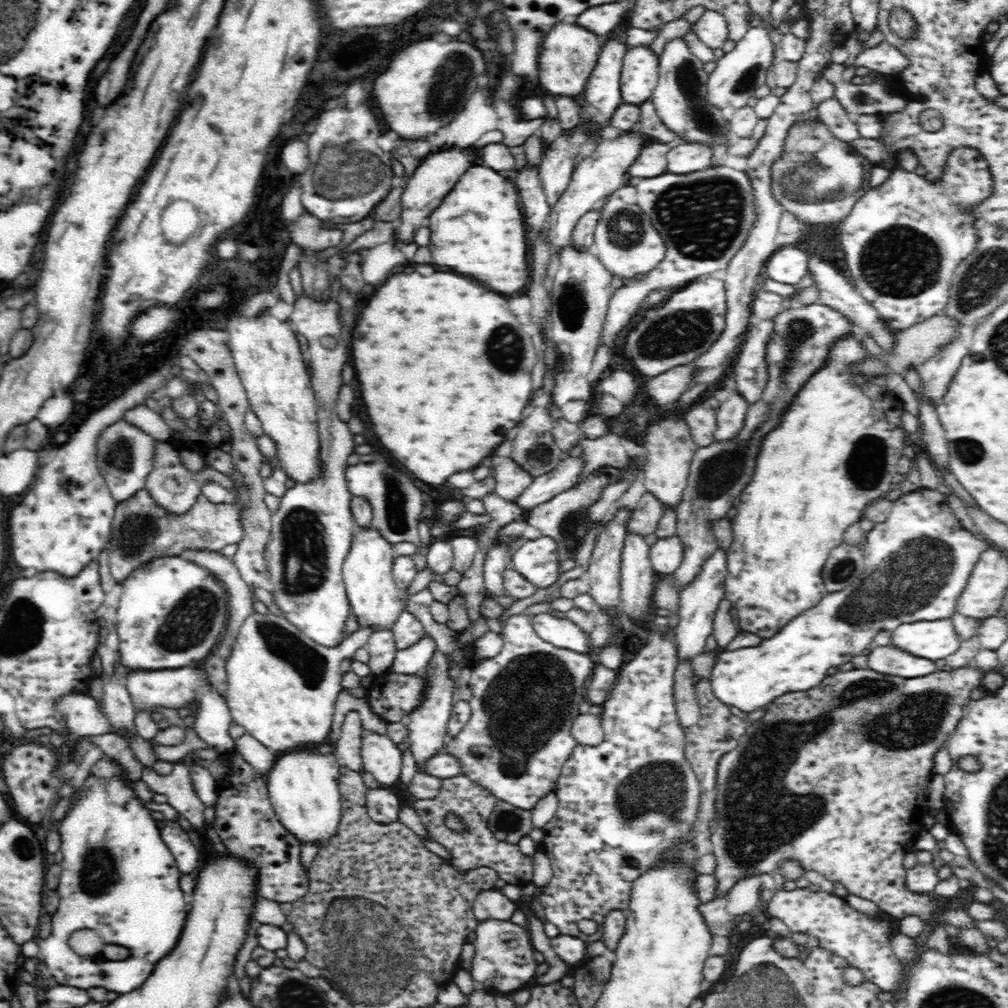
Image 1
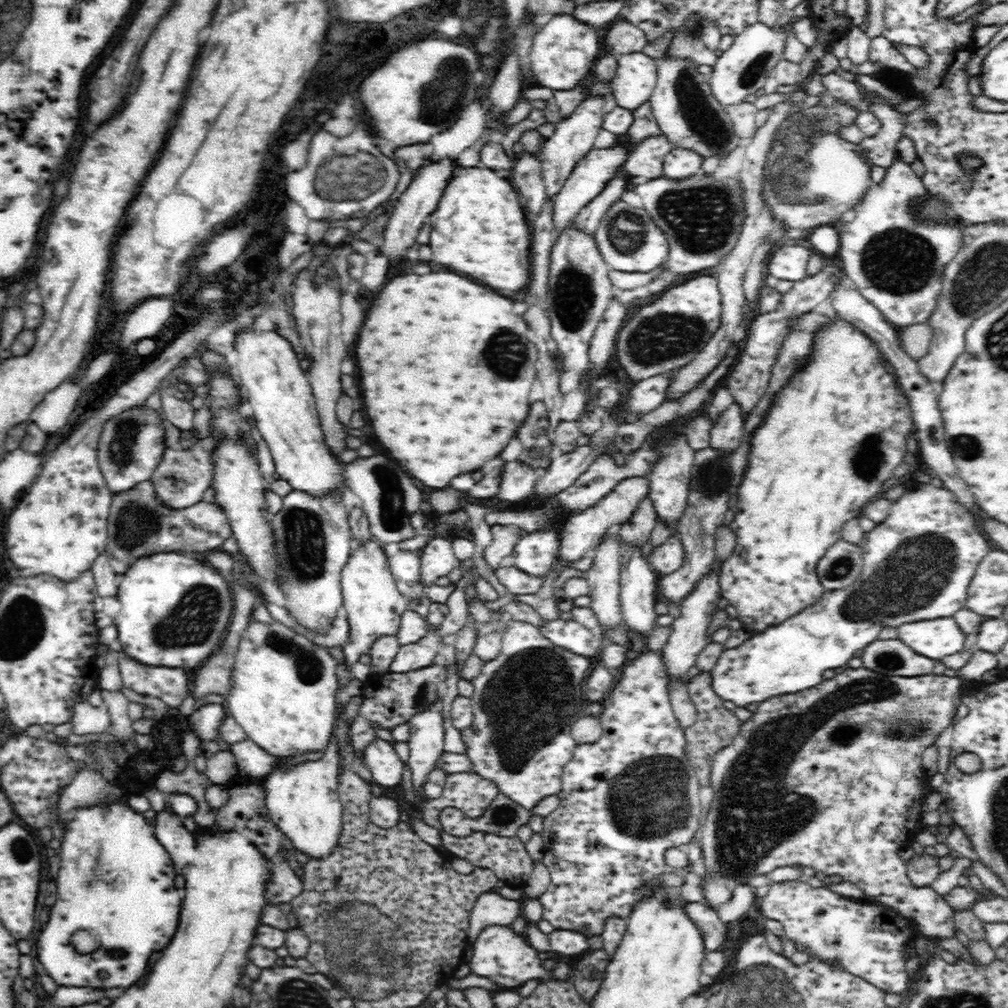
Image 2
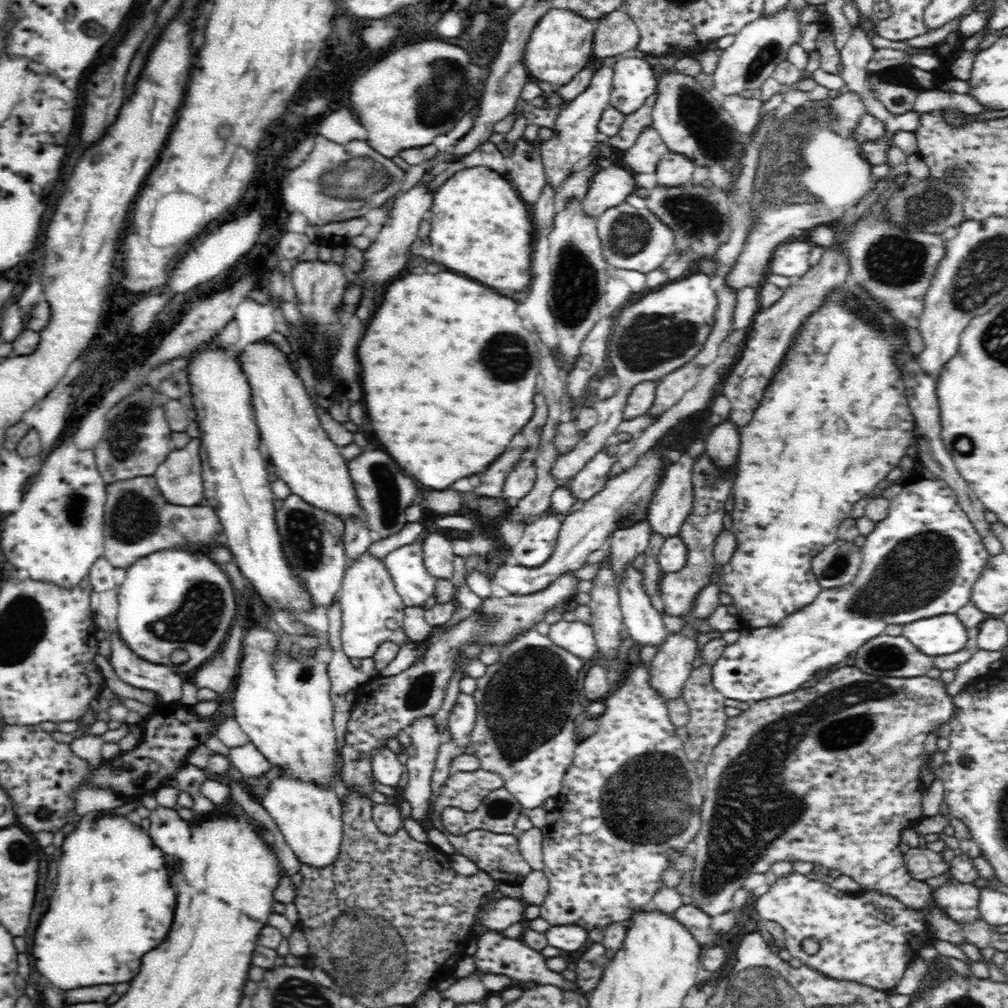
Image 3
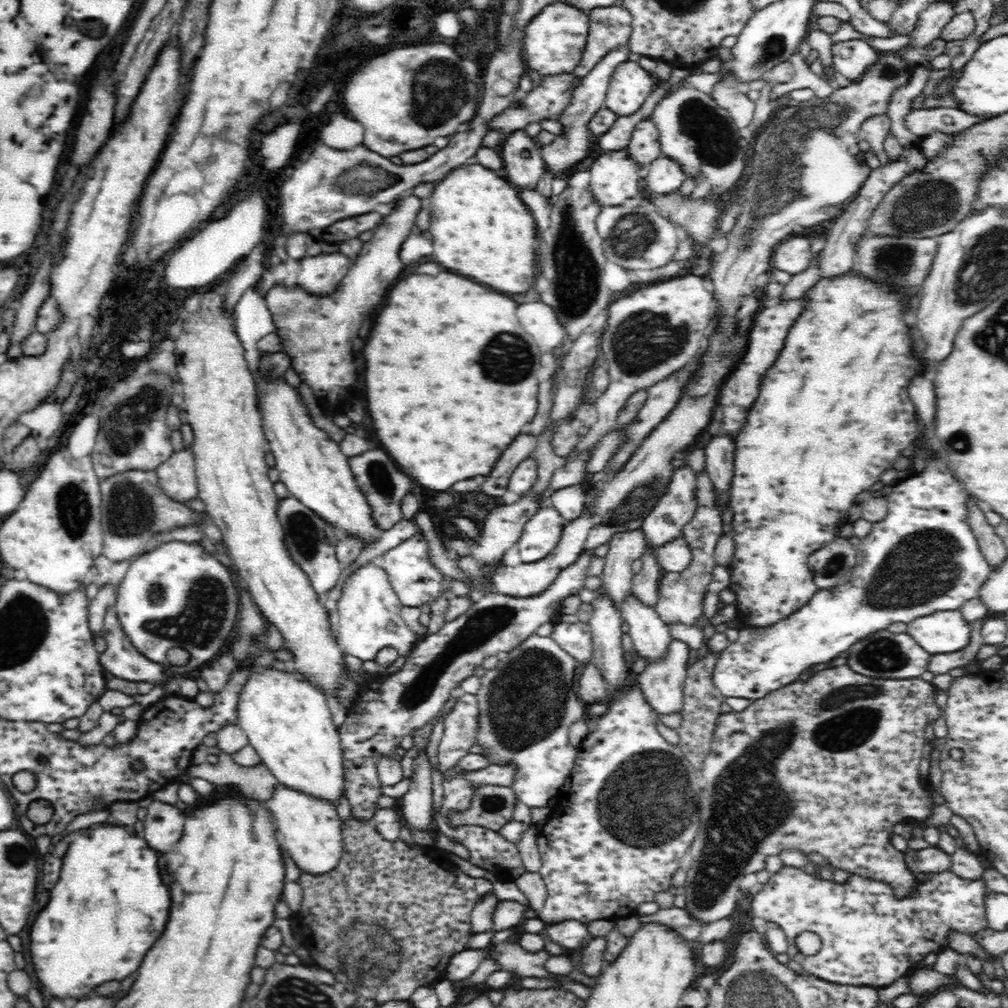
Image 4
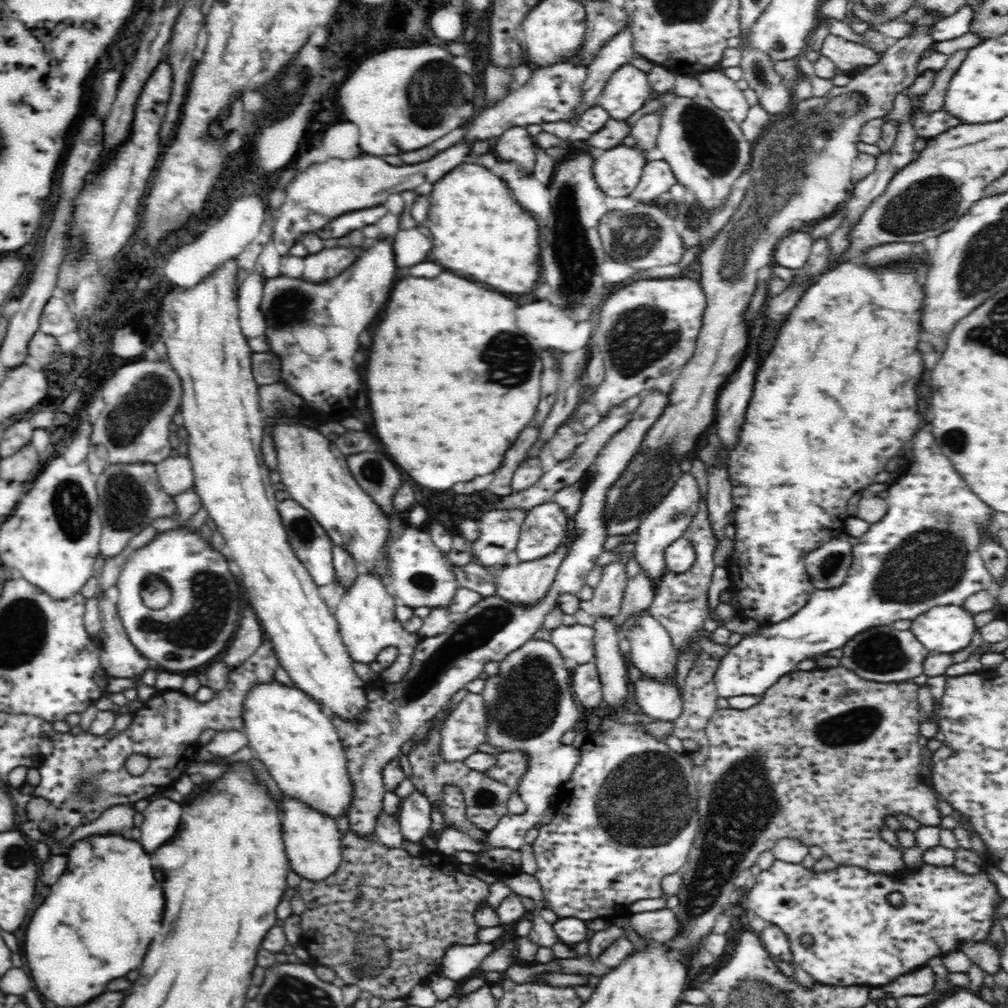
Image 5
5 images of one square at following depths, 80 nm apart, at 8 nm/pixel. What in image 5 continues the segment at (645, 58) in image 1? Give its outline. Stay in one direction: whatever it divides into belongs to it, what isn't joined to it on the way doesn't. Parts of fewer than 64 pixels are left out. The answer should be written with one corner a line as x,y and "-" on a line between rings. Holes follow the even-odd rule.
628,63
621,66
615,74
612,74
606,87
600,92
600,106
608,112
610,118
626,120
630,118
632,114
638,112
638,110
646,104
646,100
654,96
654,92
652,92
652,88
649,84
648,75

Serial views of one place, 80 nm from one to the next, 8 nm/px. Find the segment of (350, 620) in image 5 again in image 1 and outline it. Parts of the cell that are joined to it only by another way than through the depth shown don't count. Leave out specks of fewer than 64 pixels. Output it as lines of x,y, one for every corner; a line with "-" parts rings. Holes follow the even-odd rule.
368,528
353,536
351,547
342,570
342,582
350,611
355,614
358,629
392,630
401,612
406,611
406,601
394,582
392,574
392,546
378,530

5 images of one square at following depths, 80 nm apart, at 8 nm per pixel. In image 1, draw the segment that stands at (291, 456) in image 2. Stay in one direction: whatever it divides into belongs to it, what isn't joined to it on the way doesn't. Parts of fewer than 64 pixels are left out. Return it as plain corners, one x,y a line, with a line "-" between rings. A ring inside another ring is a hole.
264,312
254,318
238,318
232,316
226,326
230,334
230,346
236,370
242,386
246,389
248,400
254,415
262,423
264,435
276,444
276,462
274,466
286,473
287,478
295,484
310,484
322,478
320,457
320,434
318,433
317,404
306,364
300,354
300,346
296,334
290,330
288,322
280,322
278,318

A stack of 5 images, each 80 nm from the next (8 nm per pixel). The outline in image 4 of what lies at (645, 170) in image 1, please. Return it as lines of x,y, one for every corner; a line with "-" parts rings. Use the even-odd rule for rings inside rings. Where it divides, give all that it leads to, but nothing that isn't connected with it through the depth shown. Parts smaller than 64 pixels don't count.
650,118
640,120
634,126
627,149
631,157
642,167
660,158
659,130

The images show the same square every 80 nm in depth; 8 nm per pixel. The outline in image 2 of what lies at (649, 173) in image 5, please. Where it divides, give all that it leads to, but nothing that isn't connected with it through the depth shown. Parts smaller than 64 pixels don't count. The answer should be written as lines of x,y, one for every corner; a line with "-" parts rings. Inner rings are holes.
674,147
664,156
662,174
669,179
685,179
702,173
702,161
698,153

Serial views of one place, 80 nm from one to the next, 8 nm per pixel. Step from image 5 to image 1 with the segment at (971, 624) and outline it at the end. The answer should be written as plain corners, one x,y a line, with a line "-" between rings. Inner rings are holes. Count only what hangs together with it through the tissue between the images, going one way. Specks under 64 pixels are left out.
950,618
904,623
892,631
891,644
932,661
945,659
960,648
962,640

